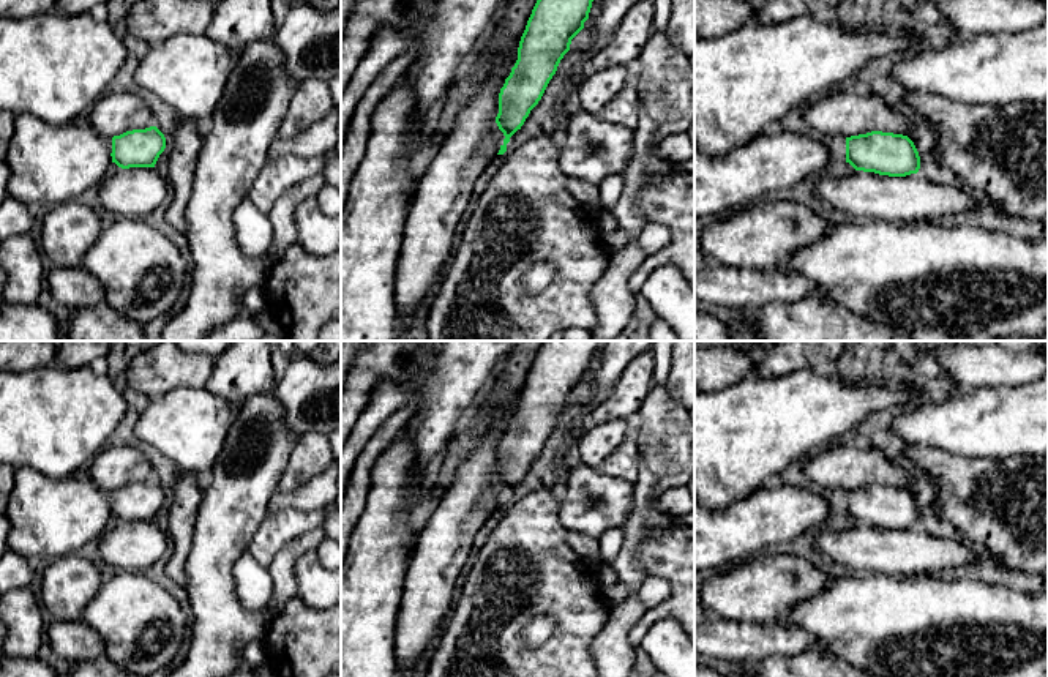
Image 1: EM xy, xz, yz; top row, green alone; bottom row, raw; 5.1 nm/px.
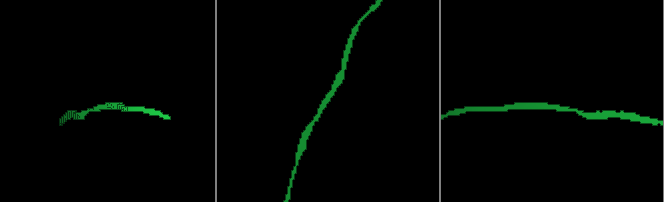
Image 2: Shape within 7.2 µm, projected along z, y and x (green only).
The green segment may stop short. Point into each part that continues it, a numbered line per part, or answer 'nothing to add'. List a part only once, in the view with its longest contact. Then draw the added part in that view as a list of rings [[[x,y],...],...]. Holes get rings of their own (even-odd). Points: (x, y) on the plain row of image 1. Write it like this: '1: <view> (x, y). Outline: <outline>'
nothing to add

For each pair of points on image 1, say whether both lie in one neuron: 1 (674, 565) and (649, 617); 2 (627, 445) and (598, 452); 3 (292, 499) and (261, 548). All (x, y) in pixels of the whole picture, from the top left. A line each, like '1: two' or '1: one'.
1: one
2: two
3: two

